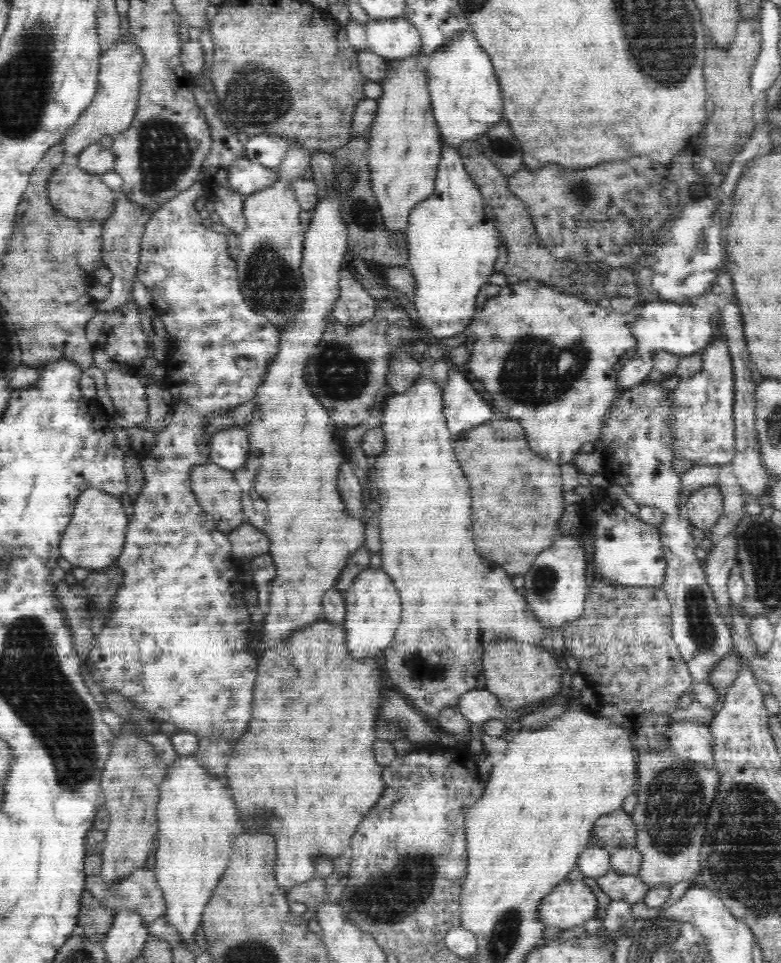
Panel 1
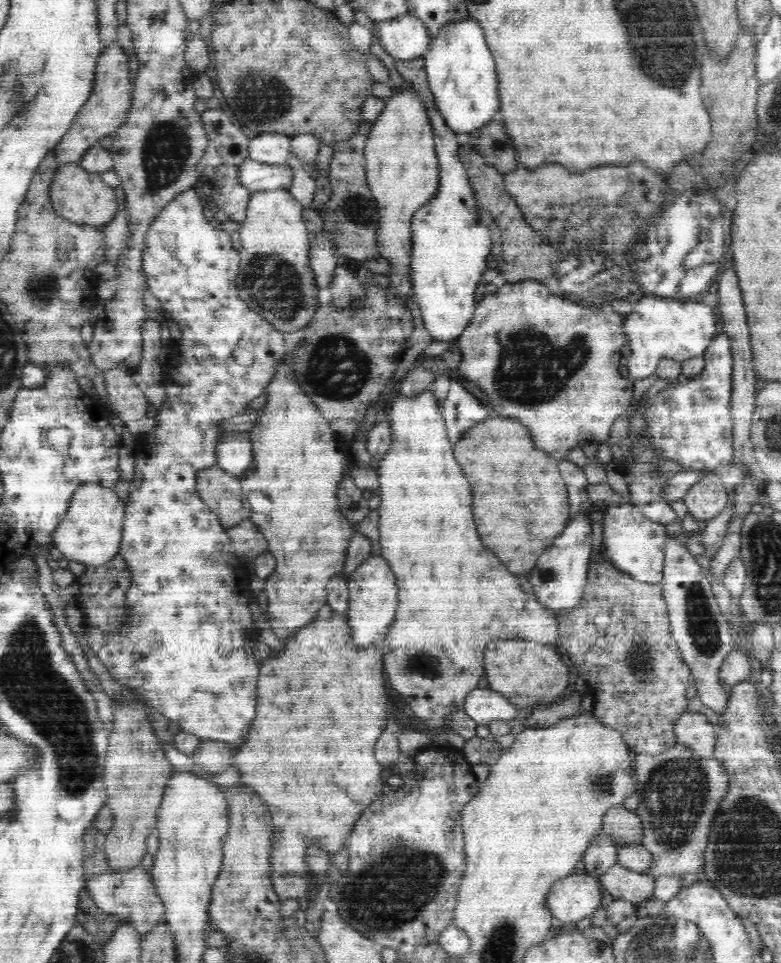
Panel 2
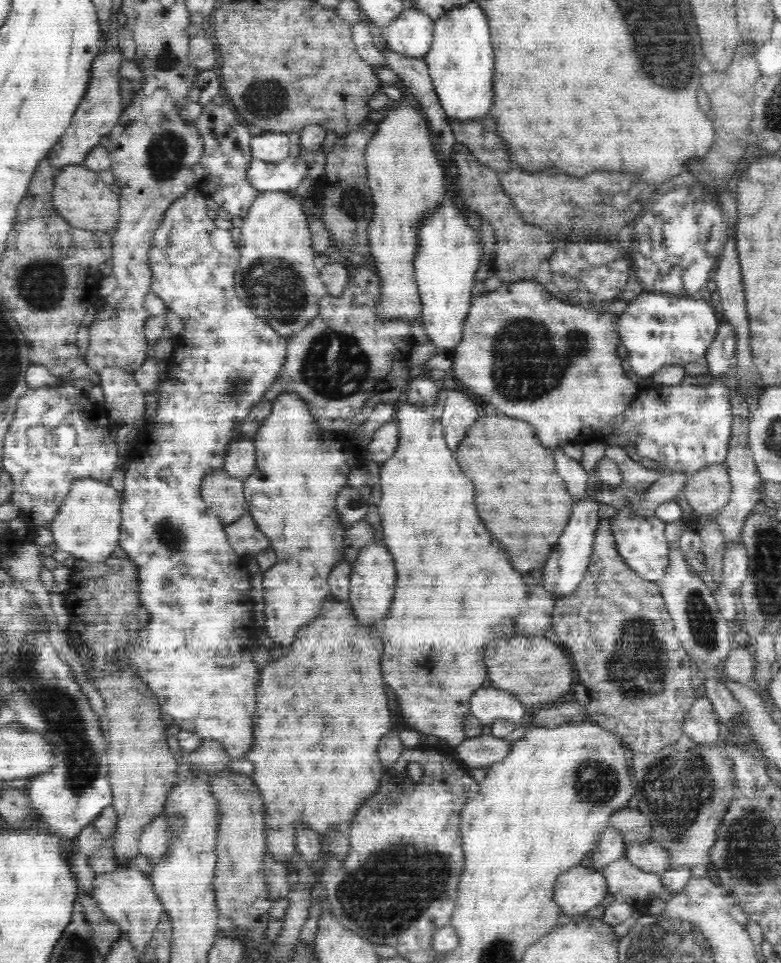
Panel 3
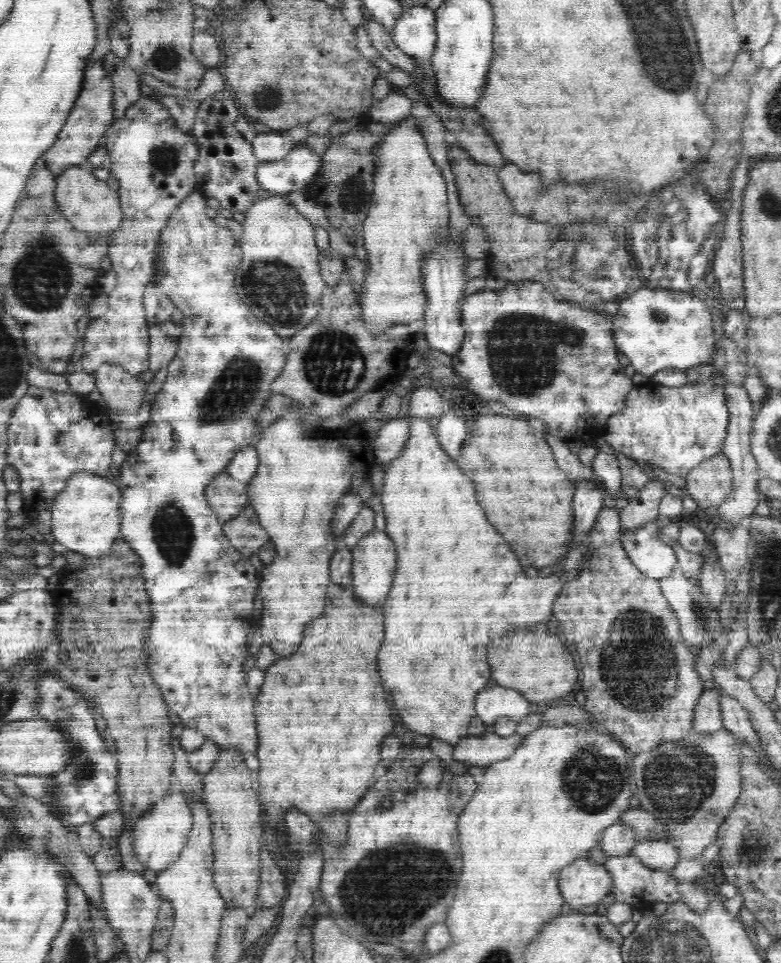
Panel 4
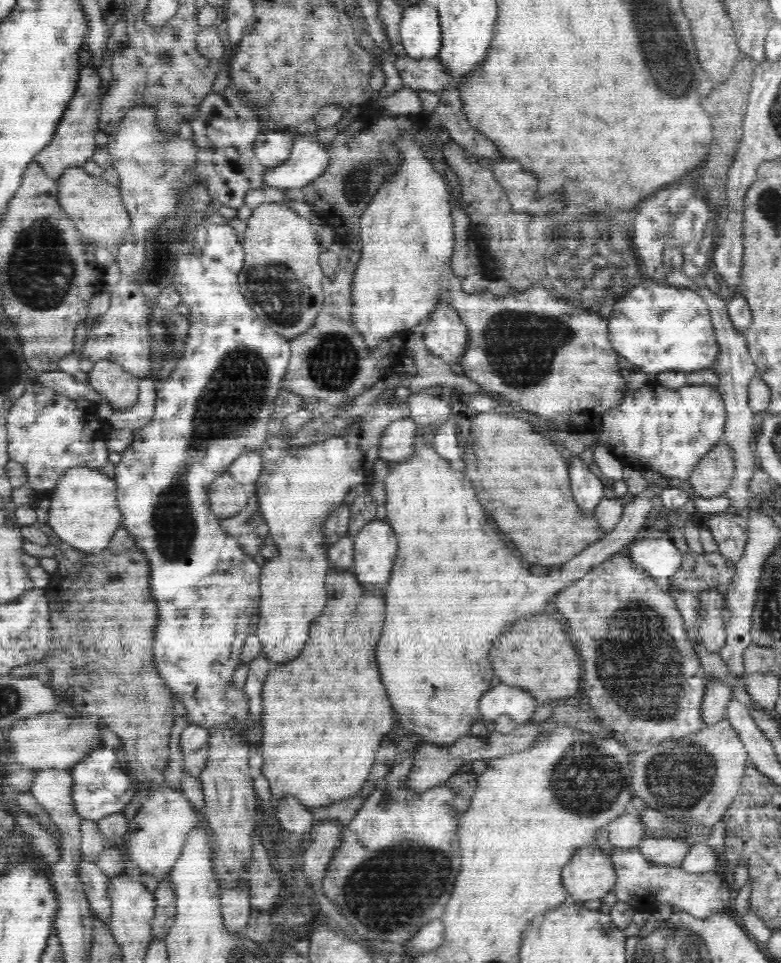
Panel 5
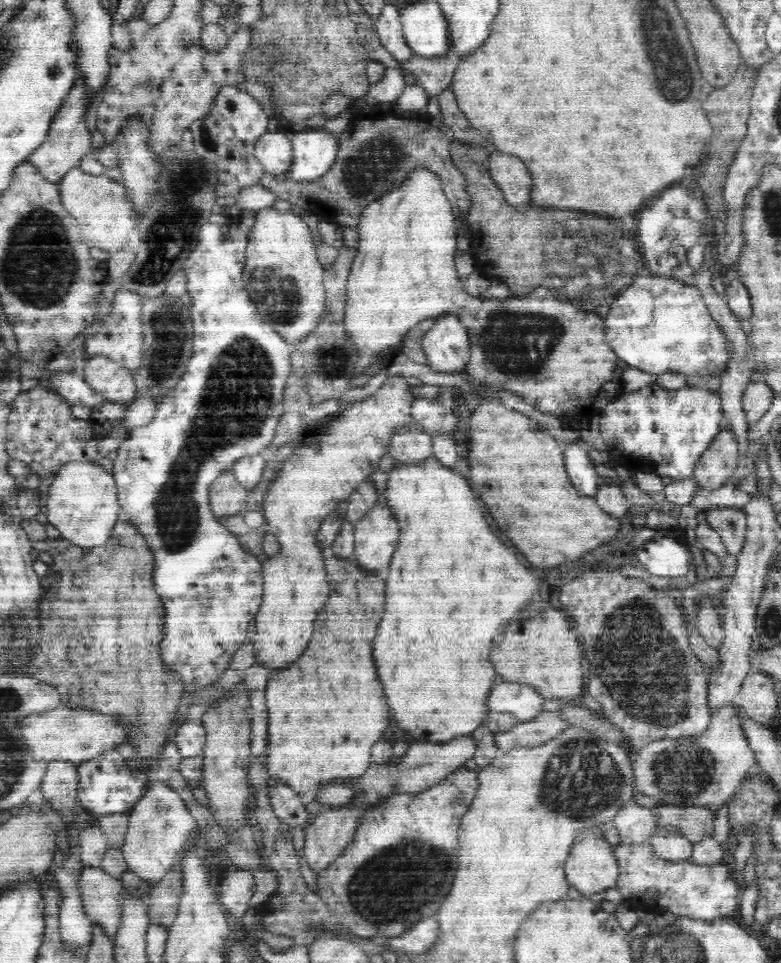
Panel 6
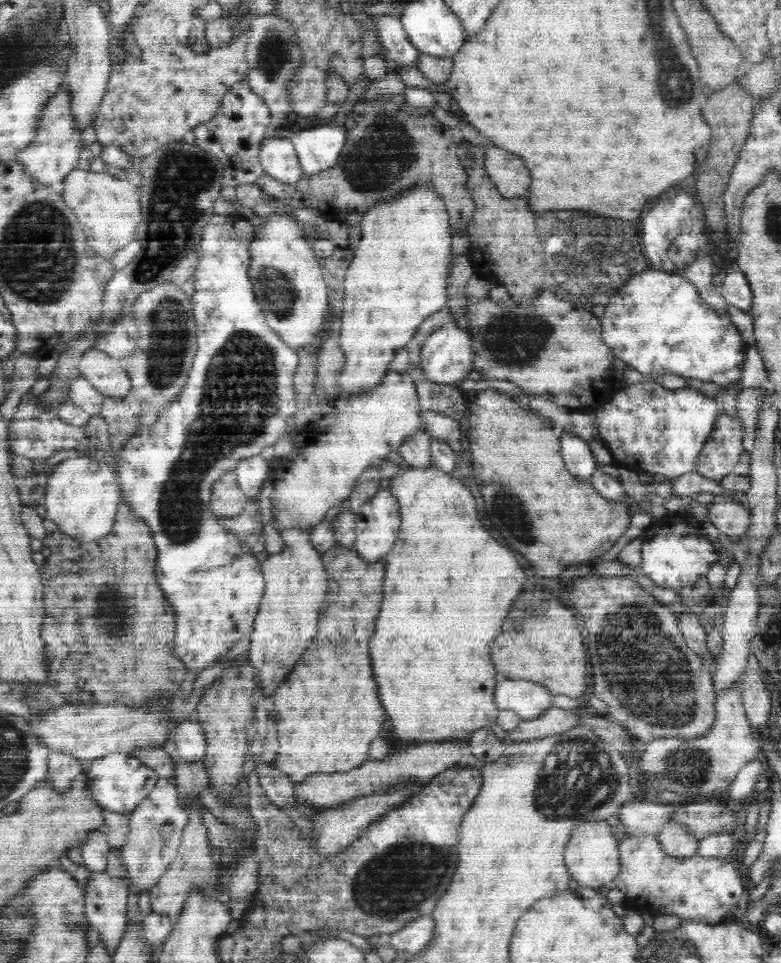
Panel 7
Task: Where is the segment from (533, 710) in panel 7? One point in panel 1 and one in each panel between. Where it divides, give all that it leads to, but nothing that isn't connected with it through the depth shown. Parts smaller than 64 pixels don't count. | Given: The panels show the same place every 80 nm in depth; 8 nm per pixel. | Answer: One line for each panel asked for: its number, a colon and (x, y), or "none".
1: (478, 705)
2: (483, 705)
3: (488, 705)
4: (492, 703)
5: (503, 699)
6: (522, 700)

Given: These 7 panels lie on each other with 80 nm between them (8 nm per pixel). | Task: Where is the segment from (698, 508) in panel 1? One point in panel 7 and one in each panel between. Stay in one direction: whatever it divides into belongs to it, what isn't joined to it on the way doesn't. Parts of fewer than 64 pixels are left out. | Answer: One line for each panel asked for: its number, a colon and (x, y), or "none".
2: (707, 498)
3: (708, 490)
4: (709, 484)
5: (711, 477)
6: (714, 468)
7: (722, 450)

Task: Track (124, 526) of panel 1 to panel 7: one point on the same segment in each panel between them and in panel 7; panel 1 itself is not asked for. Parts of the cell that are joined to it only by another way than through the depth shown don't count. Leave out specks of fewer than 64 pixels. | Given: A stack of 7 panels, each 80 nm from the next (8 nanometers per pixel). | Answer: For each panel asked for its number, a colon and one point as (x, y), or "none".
2: (90, 533)
3: (88, 526)
4: (85, 517)
5: (84, 513)
6: (83, 505)
7: (82, 497)

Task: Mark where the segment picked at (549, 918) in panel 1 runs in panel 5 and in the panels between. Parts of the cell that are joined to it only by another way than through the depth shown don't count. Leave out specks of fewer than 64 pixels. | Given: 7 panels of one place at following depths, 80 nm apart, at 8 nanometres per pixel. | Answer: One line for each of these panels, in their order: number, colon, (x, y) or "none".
2: (572, 898)
3: (578, 890)
4: (582, 883)
5: (589, 875)

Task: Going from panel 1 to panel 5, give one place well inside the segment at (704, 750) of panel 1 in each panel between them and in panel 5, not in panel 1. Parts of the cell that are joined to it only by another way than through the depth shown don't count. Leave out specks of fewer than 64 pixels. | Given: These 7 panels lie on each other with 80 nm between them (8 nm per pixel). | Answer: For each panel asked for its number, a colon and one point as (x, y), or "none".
2: (692, 729)
3: (701, 726)
4: (707, 717)
5: (718, 694)

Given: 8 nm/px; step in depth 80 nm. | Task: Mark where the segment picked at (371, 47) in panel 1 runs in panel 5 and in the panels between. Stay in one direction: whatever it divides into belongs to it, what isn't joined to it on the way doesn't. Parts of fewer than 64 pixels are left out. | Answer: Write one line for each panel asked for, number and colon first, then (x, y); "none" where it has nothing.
2: (406, 37)
3: (411, 34)
4: (415, 34)
5: (420, 29)

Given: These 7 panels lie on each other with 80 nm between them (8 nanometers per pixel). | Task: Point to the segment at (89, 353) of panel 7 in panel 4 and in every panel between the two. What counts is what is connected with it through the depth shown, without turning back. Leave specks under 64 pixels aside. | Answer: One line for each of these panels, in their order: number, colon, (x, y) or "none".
4: (122, 392)
5: (120, 389)
6: (115, 382)

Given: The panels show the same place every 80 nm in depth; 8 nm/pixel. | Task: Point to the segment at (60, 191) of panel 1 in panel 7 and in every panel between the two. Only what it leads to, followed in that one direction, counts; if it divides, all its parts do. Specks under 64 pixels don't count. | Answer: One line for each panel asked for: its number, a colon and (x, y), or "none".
2: (81, 197)
3: (80, 196)
4: (93, 208)
5: (96, 207)
6: (106, 215)
7: (109, 207)

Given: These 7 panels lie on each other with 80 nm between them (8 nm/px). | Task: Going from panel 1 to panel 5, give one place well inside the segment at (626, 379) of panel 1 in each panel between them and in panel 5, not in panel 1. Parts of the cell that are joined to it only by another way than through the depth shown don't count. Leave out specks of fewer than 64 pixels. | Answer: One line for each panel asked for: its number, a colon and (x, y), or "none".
2: (657, 328)
3: (659, 329)
4: (657, 329)
5: (657, 327)

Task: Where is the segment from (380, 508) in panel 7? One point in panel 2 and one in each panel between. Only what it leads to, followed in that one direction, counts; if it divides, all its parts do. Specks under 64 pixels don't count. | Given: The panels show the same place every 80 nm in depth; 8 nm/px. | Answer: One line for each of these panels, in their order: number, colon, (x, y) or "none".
2: (373, 595)
3: (372, 580)
4: (374, 556)
5: (375, 546)
6: (376, 536)

